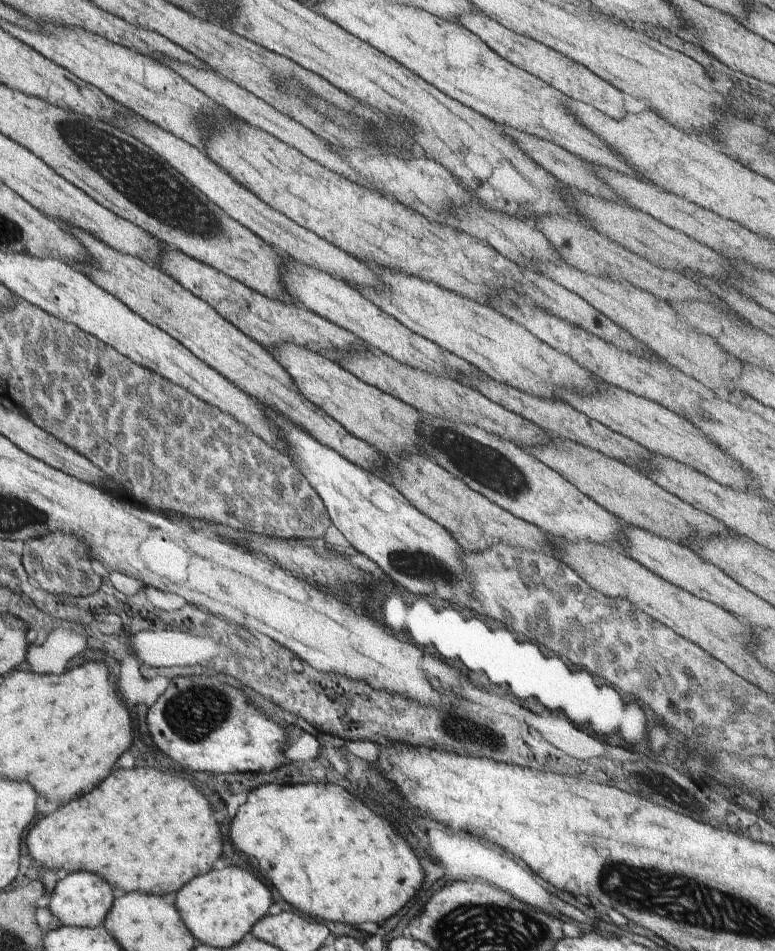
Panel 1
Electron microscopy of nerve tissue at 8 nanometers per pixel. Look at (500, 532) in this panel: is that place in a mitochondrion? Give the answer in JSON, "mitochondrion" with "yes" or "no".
{"mitochondrion":"no"}

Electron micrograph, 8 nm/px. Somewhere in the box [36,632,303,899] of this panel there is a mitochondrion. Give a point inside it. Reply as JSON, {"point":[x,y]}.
{"point":[192,714]}

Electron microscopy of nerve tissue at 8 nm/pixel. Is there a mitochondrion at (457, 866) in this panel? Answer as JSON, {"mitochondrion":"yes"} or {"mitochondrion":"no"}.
{"mitochondrion":"no"}

